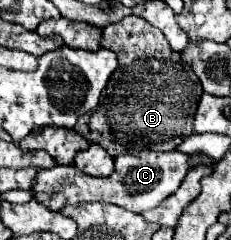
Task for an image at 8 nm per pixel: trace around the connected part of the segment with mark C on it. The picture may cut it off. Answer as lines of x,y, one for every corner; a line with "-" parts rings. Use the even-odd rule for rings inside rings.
174,149
174,151
126,151
118,155
118,165
114,175
110,177
92,177
80,171
76,165
60,165
54,169
38,171
38,183
34,183
32,191
36,199
42,199
46,207
52,211
60,211
64,205
74,205
80,201
104,201
124,207
134,213
142,213
158,207
168,195
172,195
182,179
190,171
190,155

